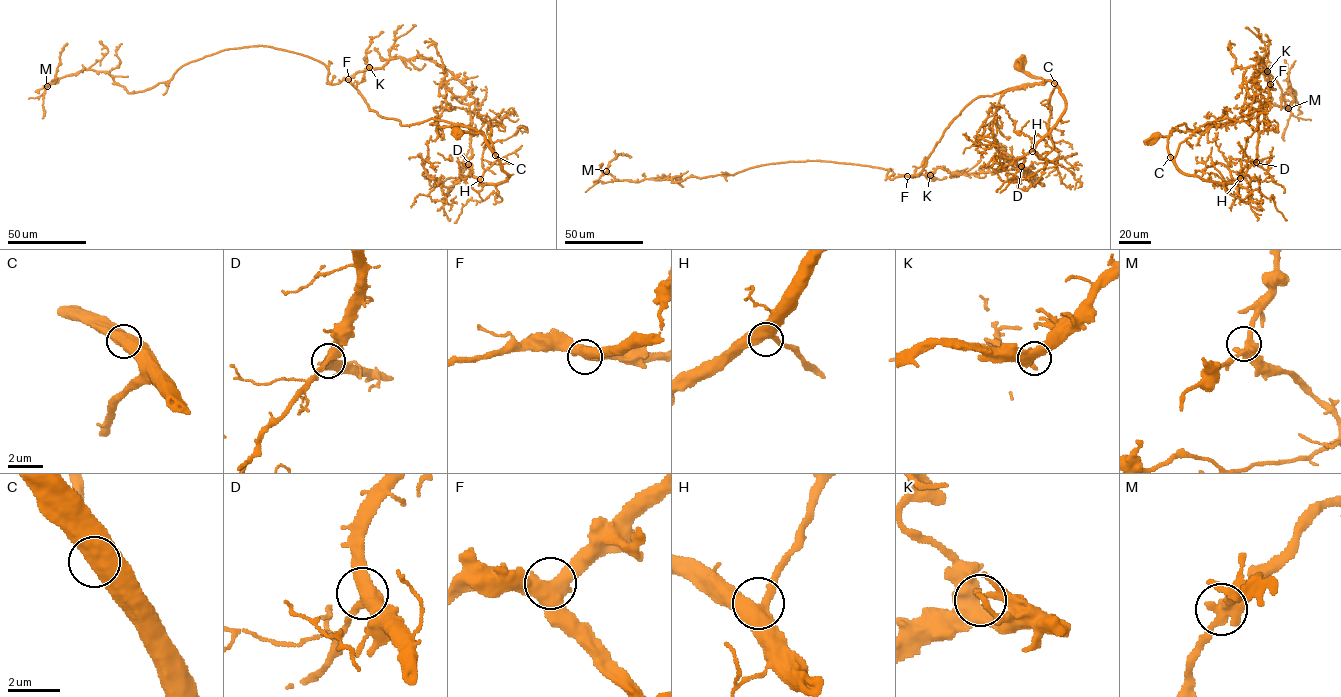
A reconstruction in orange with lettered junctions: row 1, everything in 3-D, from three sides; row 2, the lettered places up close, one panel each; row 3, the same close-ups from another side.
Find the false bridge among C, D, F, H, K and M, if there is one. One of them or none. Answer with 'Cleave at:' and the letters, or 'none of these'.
Cleave at: none of these

